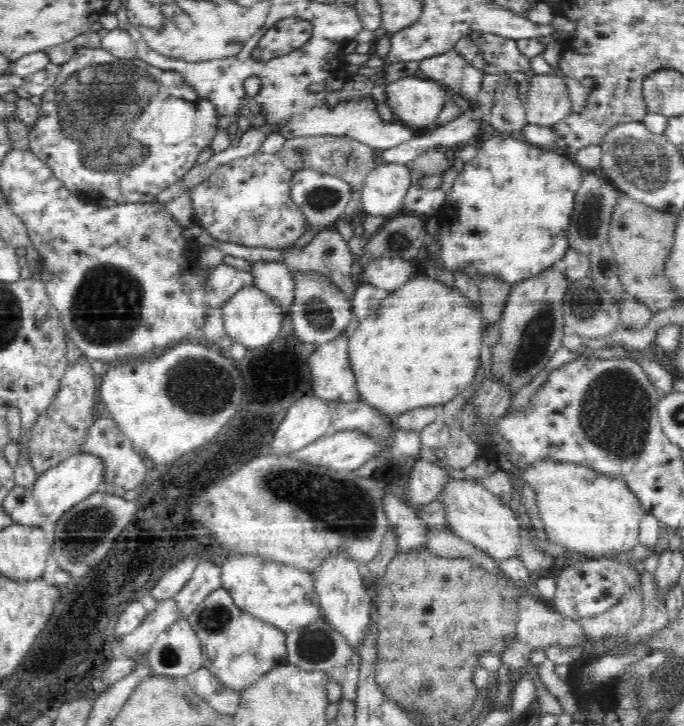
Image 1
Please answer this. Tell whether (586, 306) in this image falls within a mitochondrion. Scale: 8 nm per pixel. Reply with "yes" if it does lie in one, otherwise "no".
yes

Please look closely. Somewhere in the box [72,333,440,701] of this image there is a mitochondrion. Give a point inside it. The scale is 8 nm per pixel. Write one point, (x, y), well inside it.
(339, 505)

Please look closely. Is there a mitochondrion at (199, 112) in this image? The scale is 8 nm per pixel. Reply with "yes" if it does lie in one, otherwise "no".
no

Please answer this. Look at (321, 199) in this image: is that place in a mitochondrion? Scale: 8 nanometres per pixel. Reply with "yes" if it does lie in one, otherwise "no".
yes

